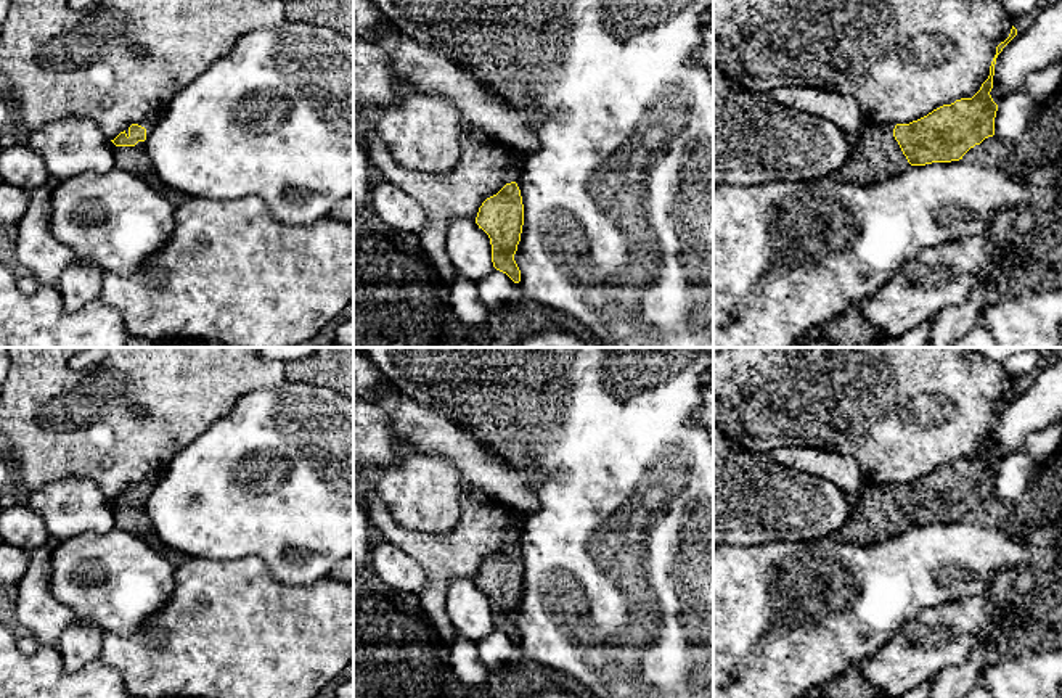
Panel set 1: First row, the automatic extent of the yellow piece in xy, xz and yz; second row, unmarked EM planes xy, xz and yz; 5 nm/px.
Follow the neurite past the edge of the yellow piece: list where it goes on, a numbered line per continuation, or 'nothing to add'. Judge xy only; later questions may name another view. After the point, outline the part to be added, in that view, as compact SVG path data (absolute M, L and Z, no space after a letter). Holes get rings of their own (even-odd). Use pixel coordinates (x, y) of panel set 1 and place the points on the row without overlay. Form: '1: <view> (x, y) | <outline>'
1: xy (135, 520) | M146 500L138 502L135 507L116 507L112 502L111 505L116 515L117 528L122 528L145 540L154 534L151 518L146 513Z

